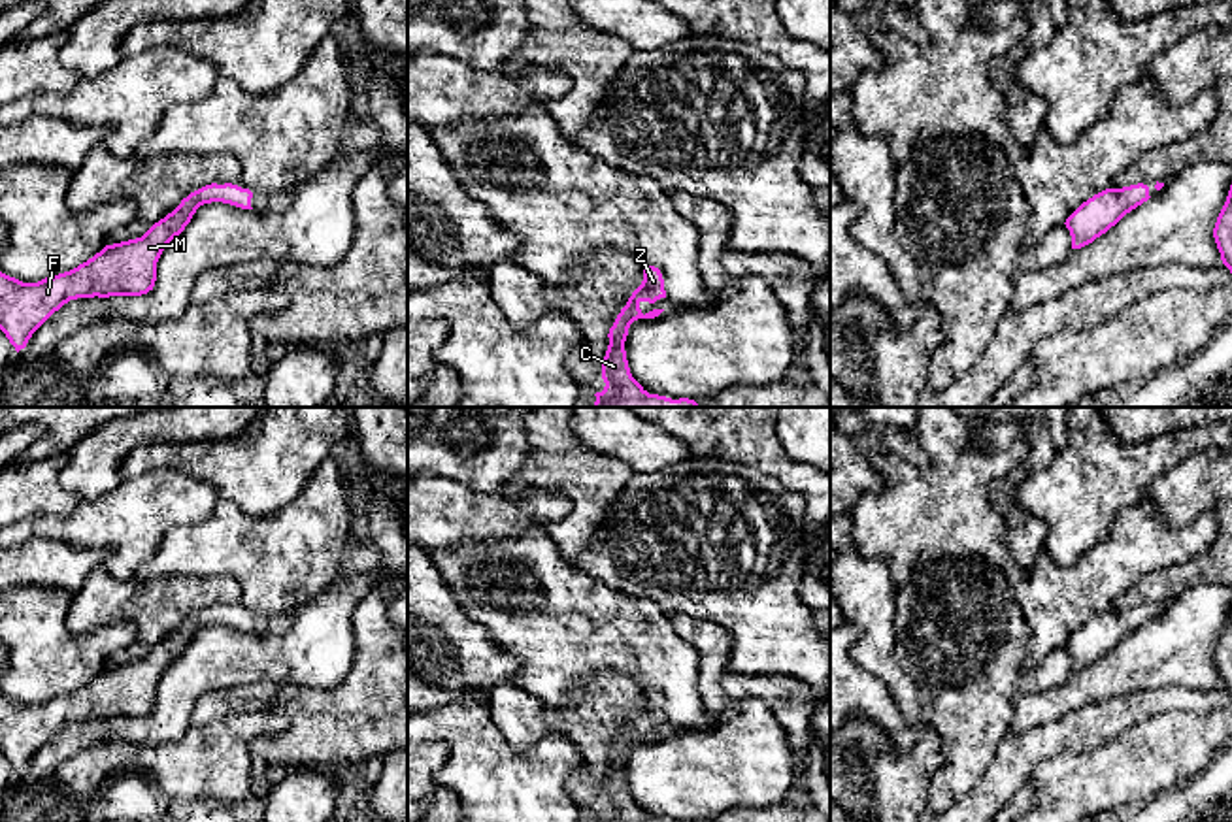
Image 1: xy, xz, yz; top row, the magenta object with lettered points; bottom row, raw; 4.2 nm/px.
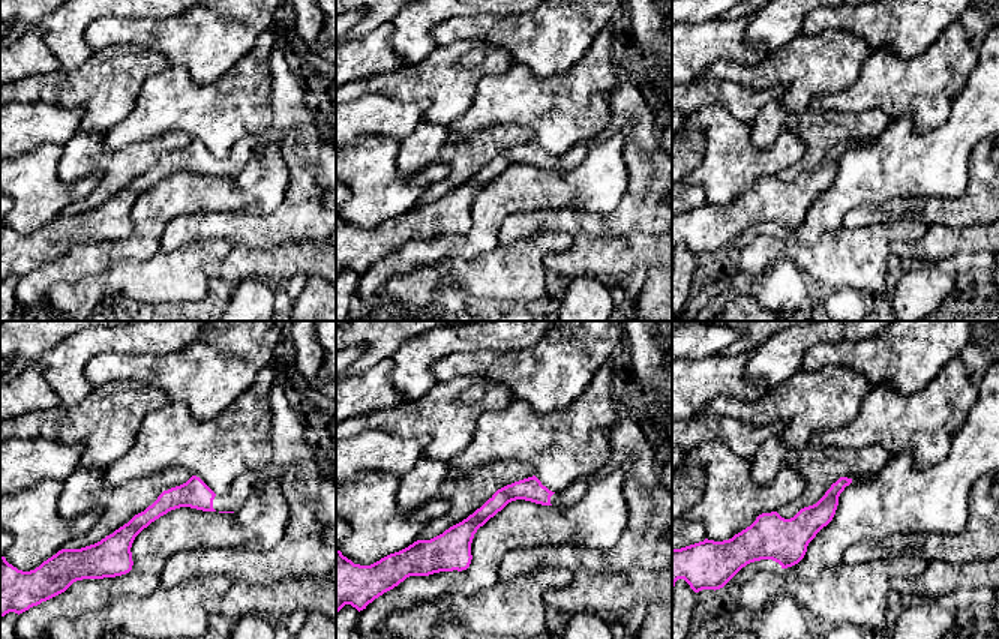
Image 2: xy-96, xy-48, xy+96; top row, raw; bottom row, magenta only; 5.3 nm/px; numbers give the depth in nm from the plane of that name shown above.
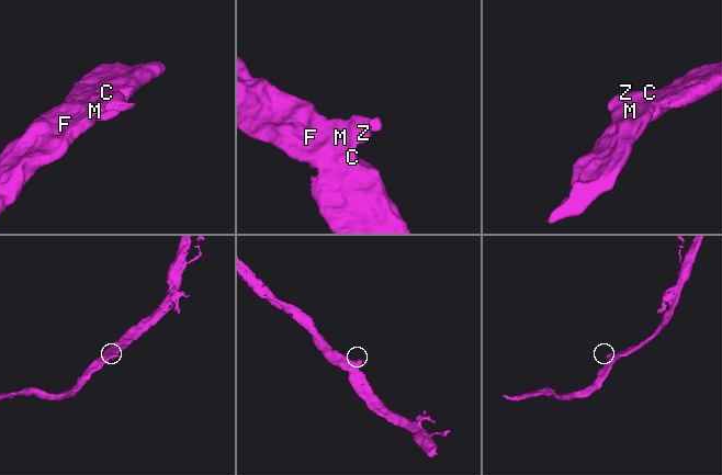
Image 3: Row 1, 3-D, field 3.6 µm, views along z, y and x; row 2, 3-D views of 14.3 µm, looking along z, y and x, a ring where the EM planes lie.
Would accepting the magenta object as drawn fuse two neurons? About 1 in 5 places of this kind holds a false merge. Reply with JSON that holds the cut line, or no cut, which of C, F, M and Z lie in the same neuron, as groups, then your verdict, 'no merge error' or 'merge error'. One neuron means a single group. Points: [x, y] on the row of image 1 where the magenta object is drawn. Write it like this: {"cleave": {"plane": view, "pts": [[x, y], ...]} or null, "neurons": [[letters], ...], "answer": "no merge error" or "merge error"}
{"cleave": null, "neurons": [["C", "F", "M", "Z"]], "answer": "no merge error"}

